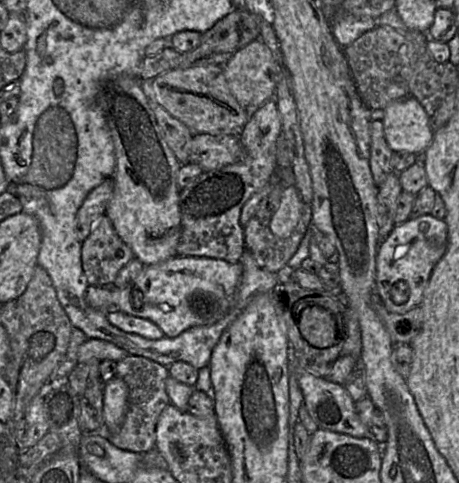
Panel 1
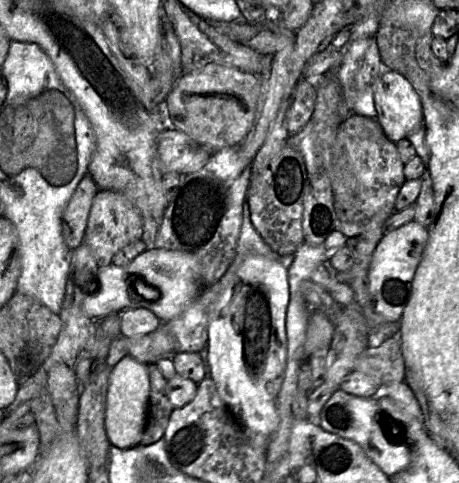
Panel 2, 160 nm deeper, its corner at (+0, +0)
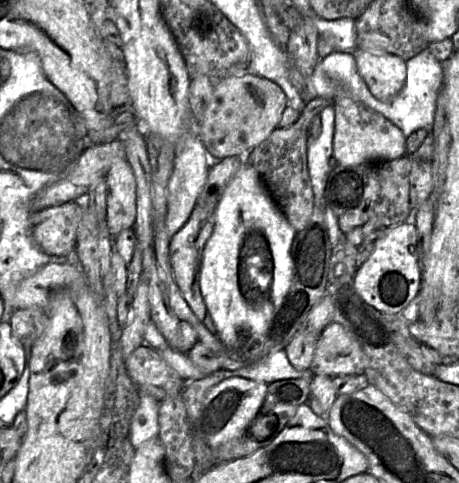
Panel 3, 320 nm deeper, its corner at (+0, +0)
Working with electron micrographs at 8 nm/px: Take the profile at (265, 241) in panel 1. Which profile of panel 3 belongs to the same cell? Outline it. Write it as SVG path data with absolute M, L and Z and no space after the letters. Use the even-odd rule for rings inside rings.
M315 98L305 103L300 116L292 125L277 126L264 141L243 156L258 172L273 201L297 233L305 228L314 207L307 160L308 128L315 115L329 103L324 98Z

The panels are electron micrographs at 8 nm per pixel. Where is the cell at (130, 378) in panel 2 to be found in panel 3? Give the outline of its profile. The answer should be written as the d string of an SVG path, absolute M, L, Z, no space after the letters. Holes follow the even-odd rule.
M139 392L139 405L130 423L130 441L137 450L146 441L158 436L159 401Z

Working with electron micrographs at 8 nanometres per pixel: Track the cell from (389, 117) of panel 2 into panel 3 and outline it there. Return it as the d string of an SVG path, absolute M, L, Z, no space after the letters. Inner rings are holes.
M356 48L351 52L359 74L375 98L390 101L402 90L407 75L406 60L379 51Z

